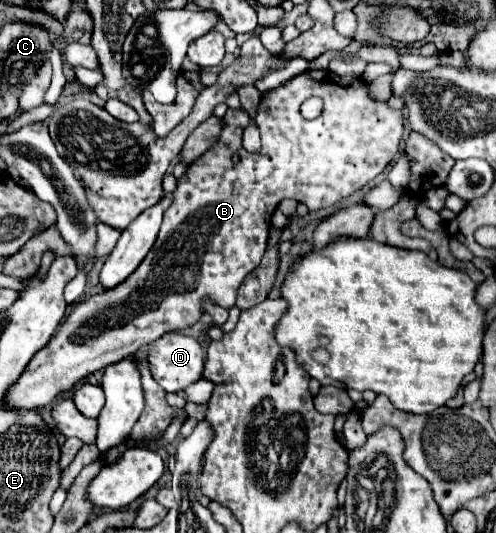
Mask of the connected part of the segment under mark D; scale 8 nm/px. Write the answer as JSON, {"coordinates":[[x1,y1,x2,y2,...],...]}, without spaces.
{"coordinates":[[168,332,164,336,160,336,158,340,148,344,148,364,150,364,150,372,154,376,154,380,166,390,166,392,178,392,188,388,190,384,198,382,202,378,202,370,204,370,204,350,198,344,196,338,180,334,180,332]]}

